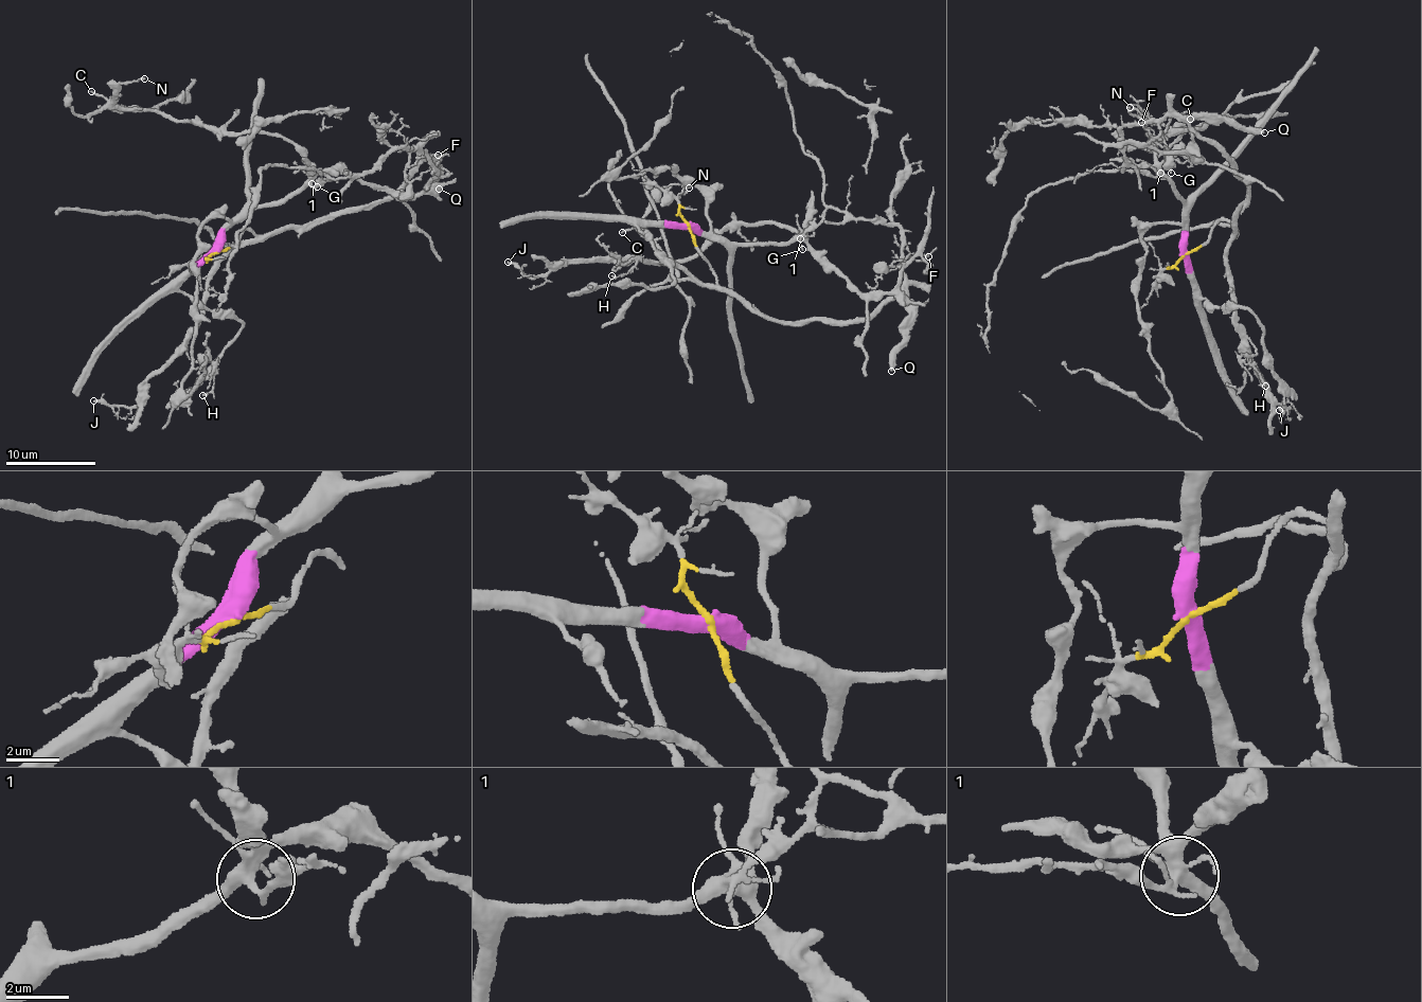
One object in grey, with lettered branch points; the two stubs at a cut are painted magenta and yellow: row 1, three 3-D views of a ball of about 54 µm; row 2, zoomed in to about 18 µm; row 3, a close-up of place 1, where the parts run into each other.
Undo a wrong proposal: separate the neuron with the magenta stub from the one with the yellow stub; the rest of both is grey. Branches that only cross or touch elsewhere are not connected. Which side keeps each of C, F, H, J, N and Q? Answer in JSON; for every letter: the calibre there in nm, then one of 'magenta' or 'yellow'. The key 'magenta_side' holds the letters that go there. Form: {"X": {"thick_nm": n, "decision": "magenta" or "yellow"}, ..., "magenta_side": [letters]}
{"C": {"thick_nm": 150, "decision": "magenta"}, "F": {"thick_nm": 100, "decision": "yellow"}, "H": {"thick_nm": 130, "decision": "yellow"}, "J": {"thick_nm": 150, "decision": "yellow"}, "N": {"thick_nm": 180, "decision": "magenta"}, "Q": {"thick_nm": 380, "decision": "yellow"}, "magenta_side": ["C", "N"]}

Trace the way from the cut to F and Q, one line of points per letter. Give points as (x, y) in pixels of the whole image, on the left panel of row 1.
F: (217, 251), (246, 230), (271, 234), (398, 195), (419, 157), (414, 148), (408, 154), (408, 166), (439, 155)
Q: (217, 251), (229, 249), (246, 230), (271, 234), (398, 195), (427, 158), (442, 167), (440, 188)

